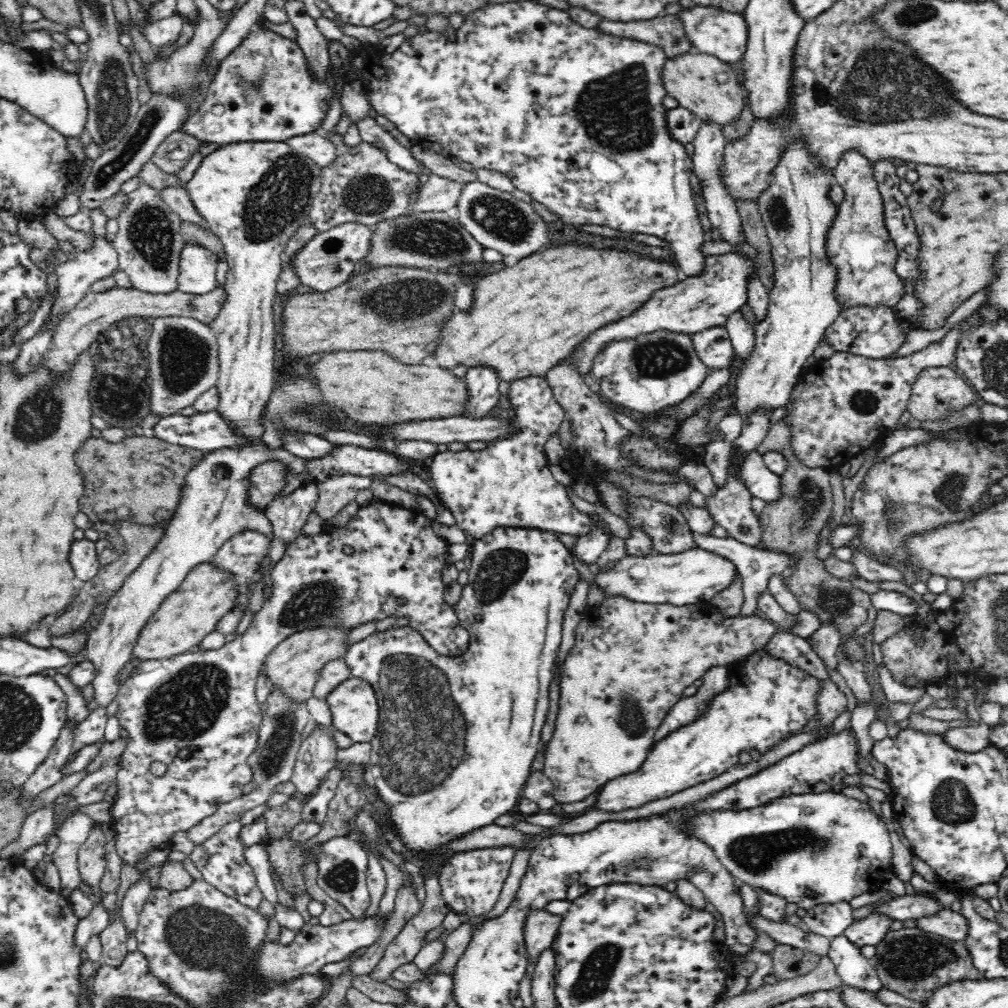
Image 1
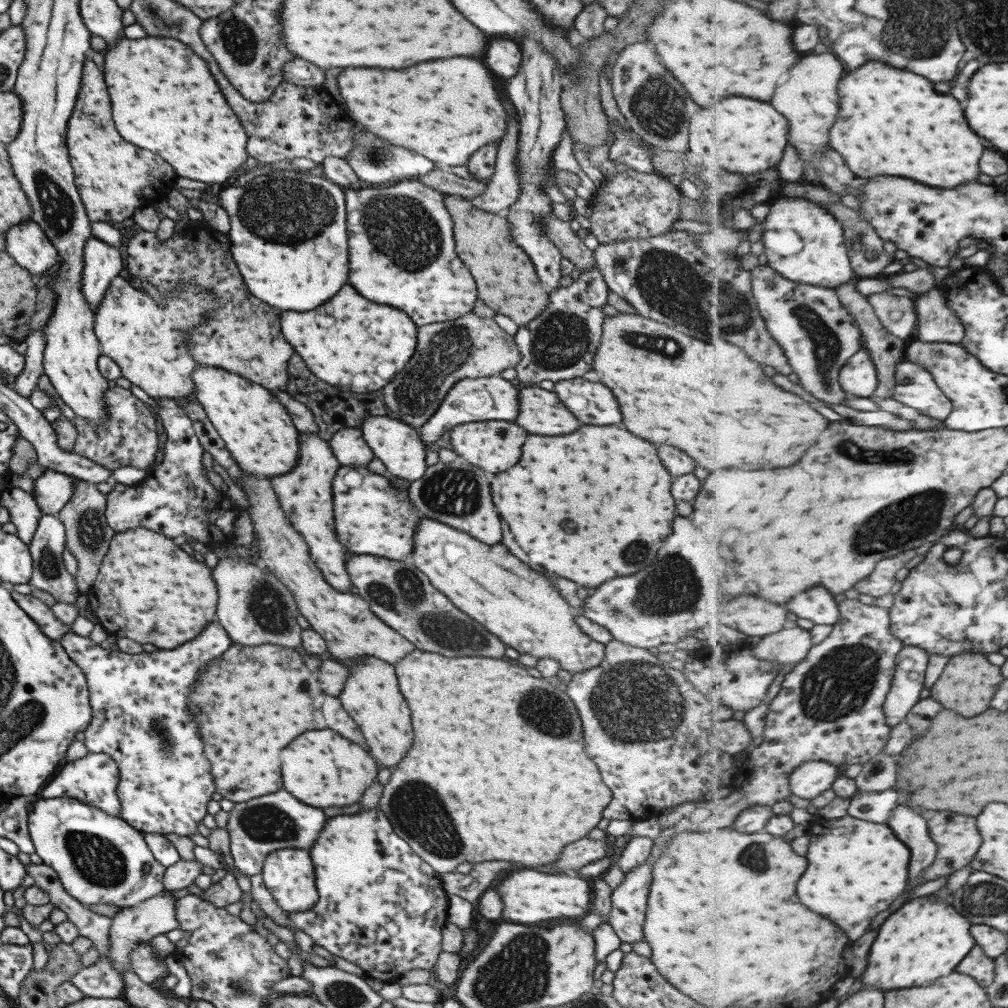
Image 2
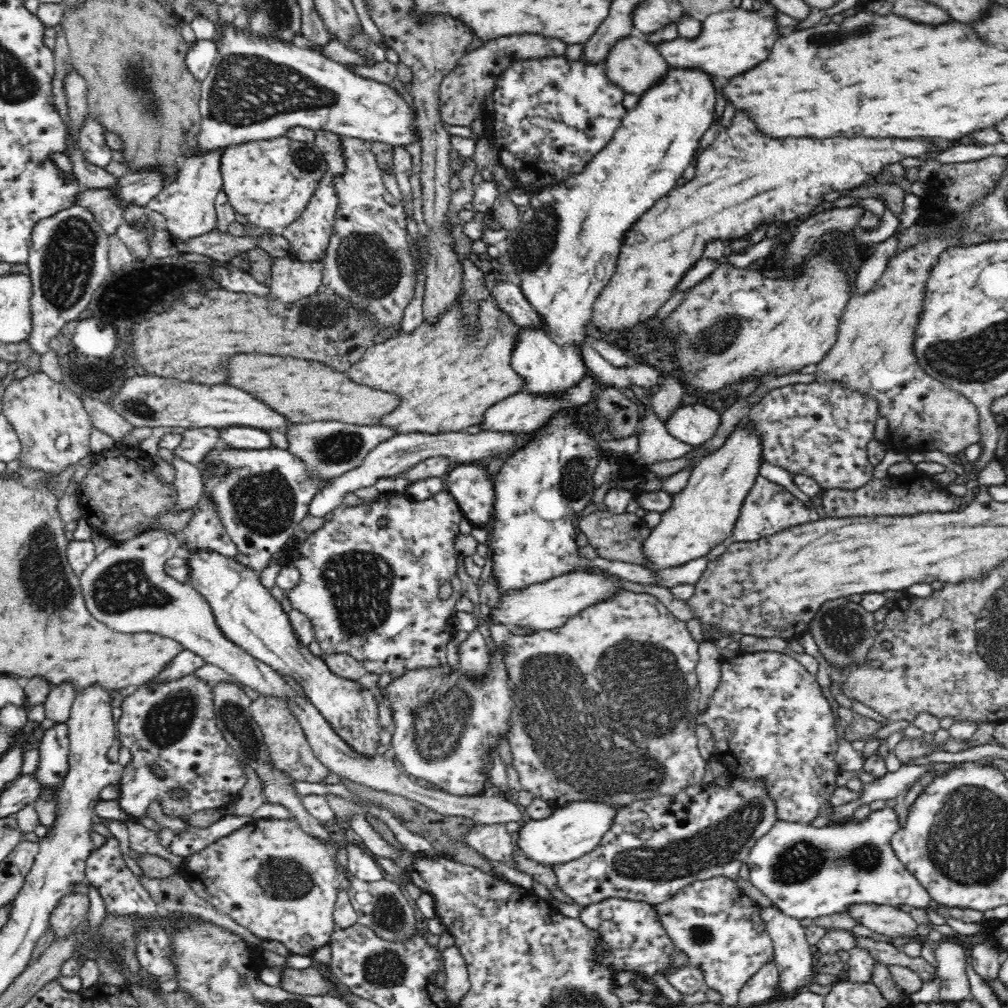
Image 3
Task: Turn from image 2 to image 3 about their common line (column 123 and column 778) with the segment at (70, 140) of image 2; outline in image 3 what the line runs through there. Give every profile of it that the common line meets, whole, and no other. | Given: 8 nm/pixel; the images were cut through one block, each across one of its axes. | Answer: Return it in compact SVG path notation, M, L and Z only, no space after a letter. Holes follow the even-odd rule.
M737 110L730 126L721 129L713 143L697 153L694 178L658 199L652 208L638 218L634 228L626 232L613 278L593 304L591 322L596 328L595 333L598 336L607 336L610 332L623 333L635 324L656 316L689 268L703 258L704 248L712 240L740 238L745 234L750 235L758 226L762 226L762 222L771 225L776 220L788 222L802 214L808 215L818 204L822 204L824 194L871 183L885 165L900 162L904 158L934 154L938 150L940 148L936 142L924 138L768 138L754 126L748 112Z

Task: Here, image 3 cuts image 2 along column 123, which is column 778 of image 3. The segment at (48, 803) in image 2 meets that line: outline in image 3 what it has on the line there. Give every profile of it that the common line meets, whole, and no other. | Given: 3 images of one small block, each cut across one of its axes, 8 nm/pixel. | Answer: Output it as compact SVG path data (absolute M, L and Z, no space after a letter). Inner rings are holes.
M890 807L872 811L861 821L850 820L823 827L778 819L772 828L754 843L748 853L745 864L748 865L749 880L784 914L798 920L844 912L852 904L893 907L909 904L914 908L928 909L931 900L929 892L912 873L908 872L890 844L890 838L893 838L899 828L900 822L896 811Z

